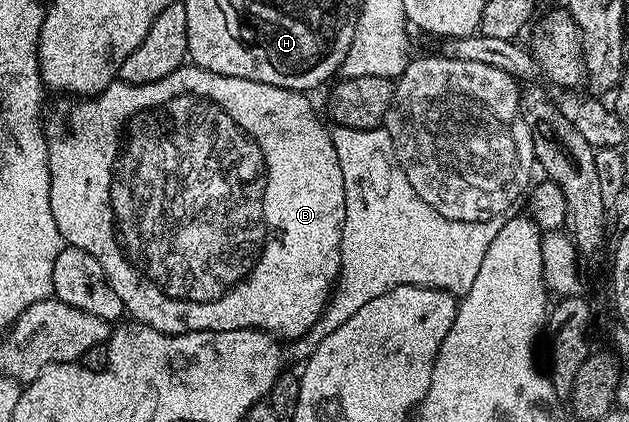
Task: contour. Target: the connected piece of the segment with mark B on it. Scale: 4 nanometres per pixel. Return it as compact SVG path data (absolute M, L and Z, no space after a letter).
M185 65L174 69L162 81L150 81L142 85L134 85L123 81L113 81L109 87L99 91L97 95L81 98L73 102L71 98L60 97L52 107L48 119L43 124L44 140L48 143L48 164L50 165L50 213L54 213L54 225L58 225L58 233L64 239L65 244L77 247L102 265L110 285L114 285L114 293L122 297L122 305L125 312L137 323L149 323L154 329L164 331L167 335L185 335L187 331L237 331L238 329L255 329L266 331L270 335L283 337L285 340L307 336L308 331L318 321L318 317L324 312L330 298L330 292L335 288L340 278L340 238L342 237L342 225L344 224L344 206L346 205L346 193L342 185L342 165L338 165L338 153L334 153L334 141L331 130L326 126L325 120L316 116L312 108L309 96L303 91L291 91L274 85L266 85L258 81L246 81L242 77L222 77L218 73L210 73L206 69L195 65Z

